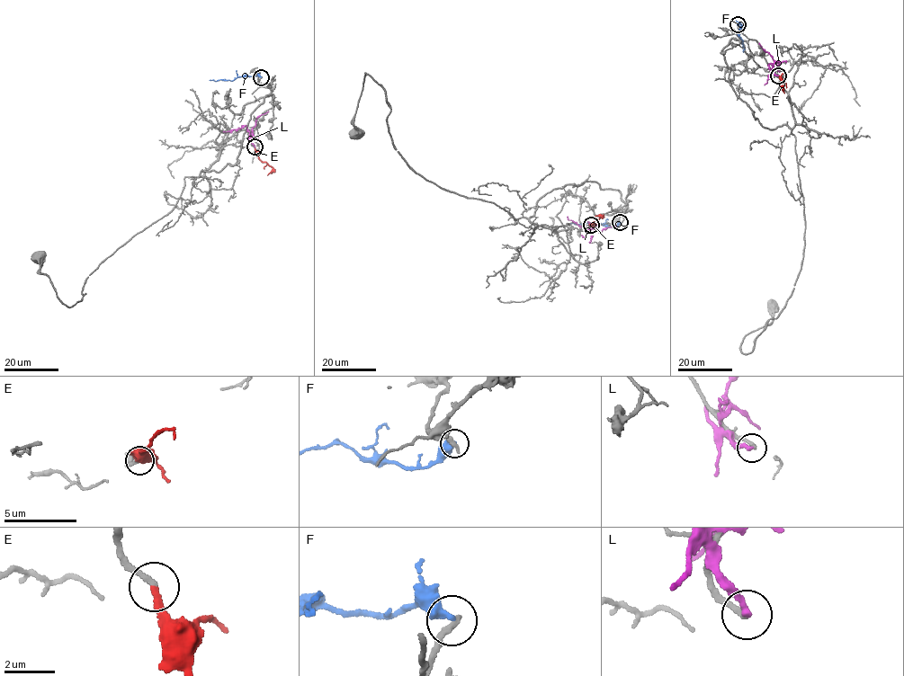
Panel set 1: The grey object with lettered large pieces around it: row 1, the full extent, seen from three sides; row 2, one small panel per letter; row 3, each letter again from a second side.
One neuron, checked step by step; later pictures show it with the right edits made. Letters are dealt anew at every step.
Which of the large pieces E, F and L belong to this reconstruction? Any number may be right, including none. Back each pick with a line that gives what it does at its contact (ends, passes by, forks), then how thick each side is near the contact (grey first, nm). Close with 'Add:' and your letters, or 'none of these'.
E: it ends there; 200 nm thick on the grey side, 280 nm on the other
Add: E

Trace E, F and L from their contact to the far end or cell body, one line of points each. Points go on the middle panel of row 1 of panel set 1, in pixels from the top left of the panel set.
E: (591, 226), (602, 217), (595, 216)
F: (621, 223), (611, 227), (599, 222), (570, 223)
L: (592, 225), (584, 229), (567, 216)

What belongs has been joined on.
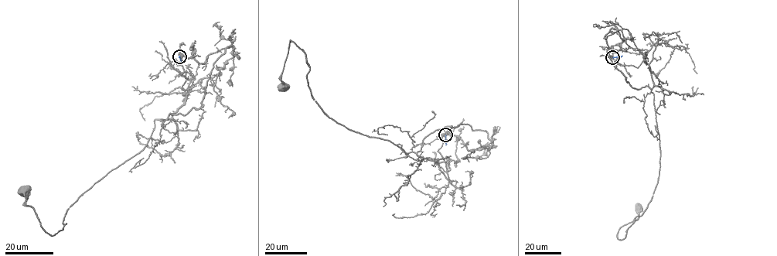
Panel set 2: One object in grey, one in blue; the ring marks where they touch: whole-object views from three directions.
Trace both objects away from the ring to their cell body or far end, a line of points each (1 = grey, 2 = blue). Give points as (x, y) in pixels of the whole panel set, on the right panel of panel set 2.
1: (612, 57), (615, 27), (609, 57), (632, 87), (652, 89), (660, 153), (653, 195), (618, 239), (638, 207)
2: (612, 57), (621, 55)

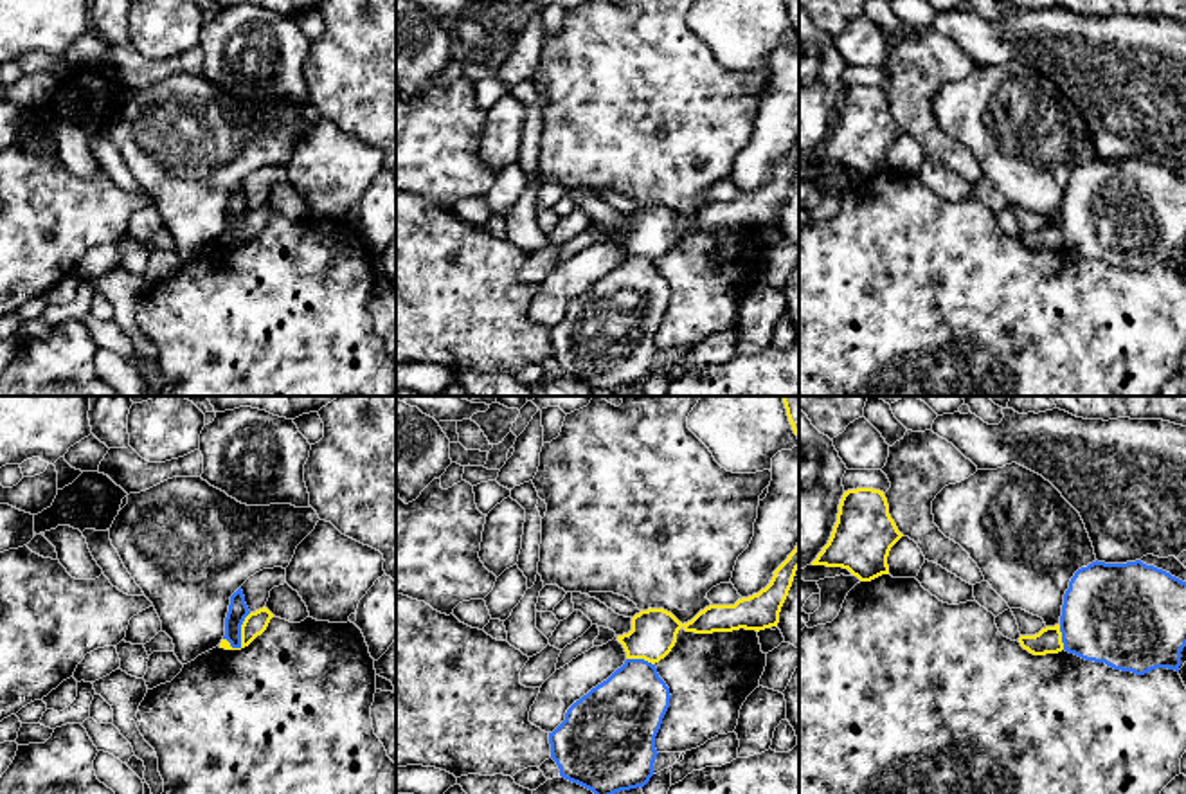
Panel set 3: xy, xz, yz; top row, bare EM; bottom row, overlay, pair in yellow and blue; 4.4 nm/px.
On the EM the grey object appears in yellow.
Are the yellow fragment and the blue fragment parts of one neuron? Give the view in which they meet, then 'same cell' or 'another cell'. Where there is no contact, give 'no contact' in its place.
xy | another cell

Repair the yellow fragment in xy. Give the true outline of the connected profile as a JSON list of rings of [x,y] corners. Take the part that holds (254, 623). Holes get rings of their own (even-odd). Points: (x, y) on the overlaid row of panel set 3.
[[[266,607],[250,612],[241,625],[241,648],[248,646],[257,636],[261,636],[272,618],[274,614]]]

